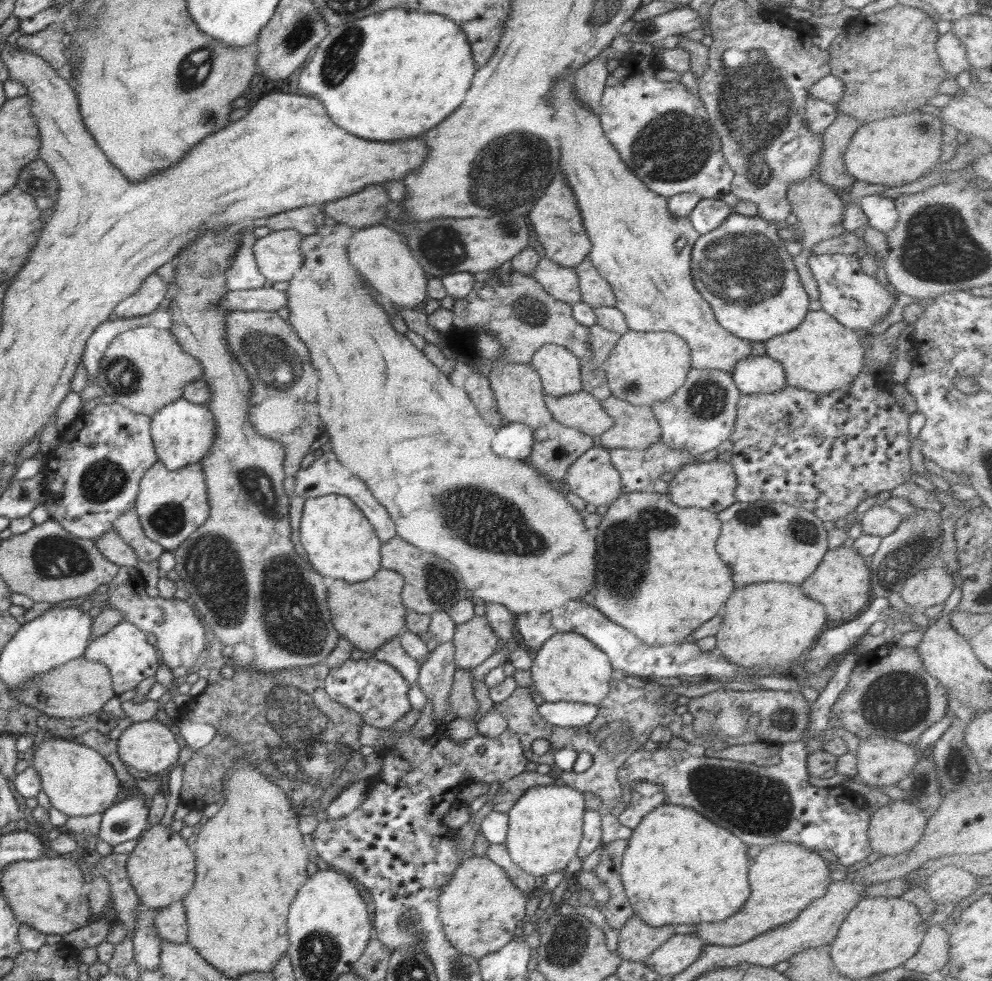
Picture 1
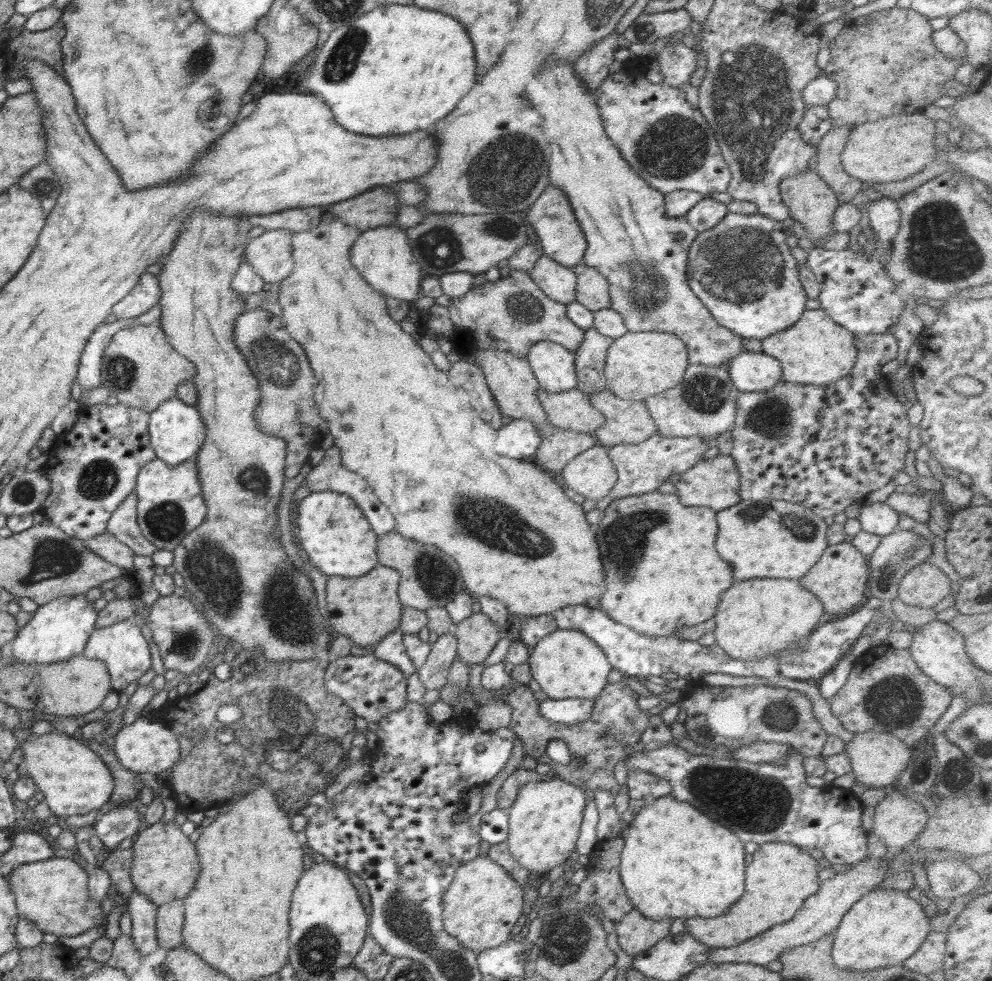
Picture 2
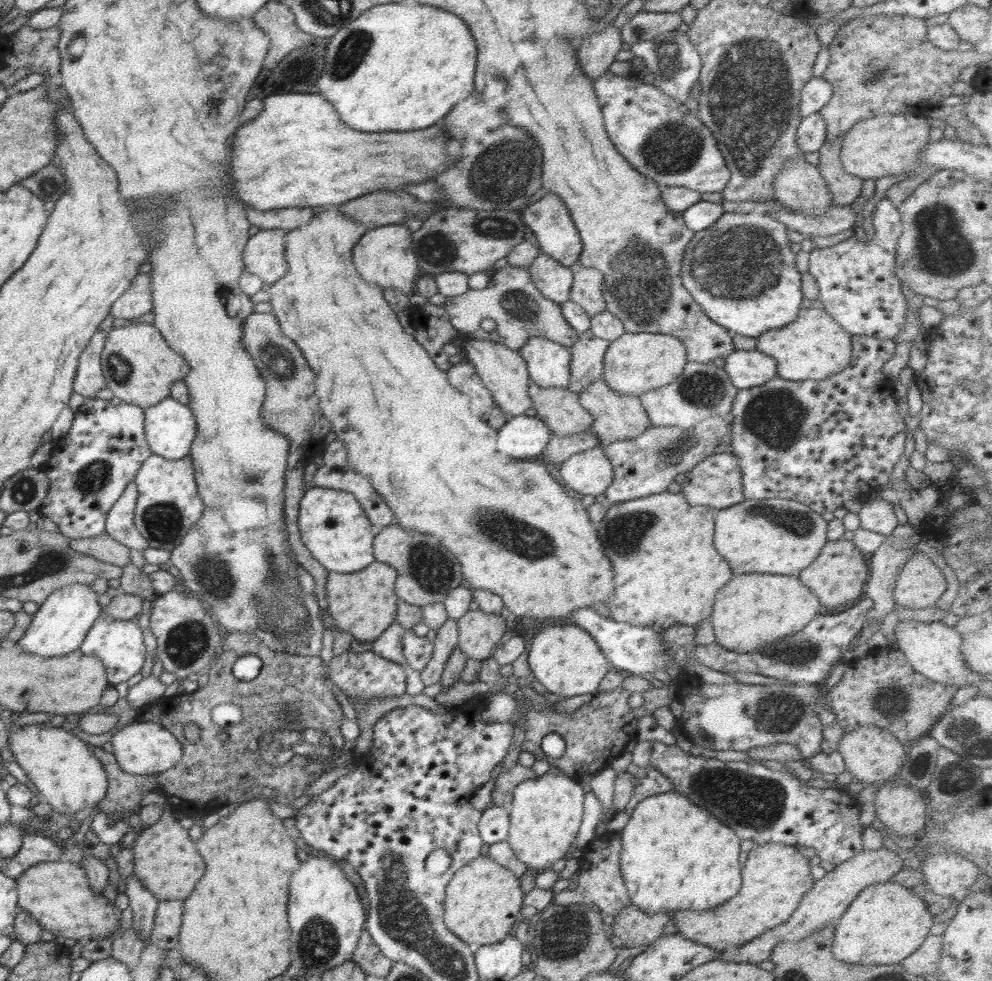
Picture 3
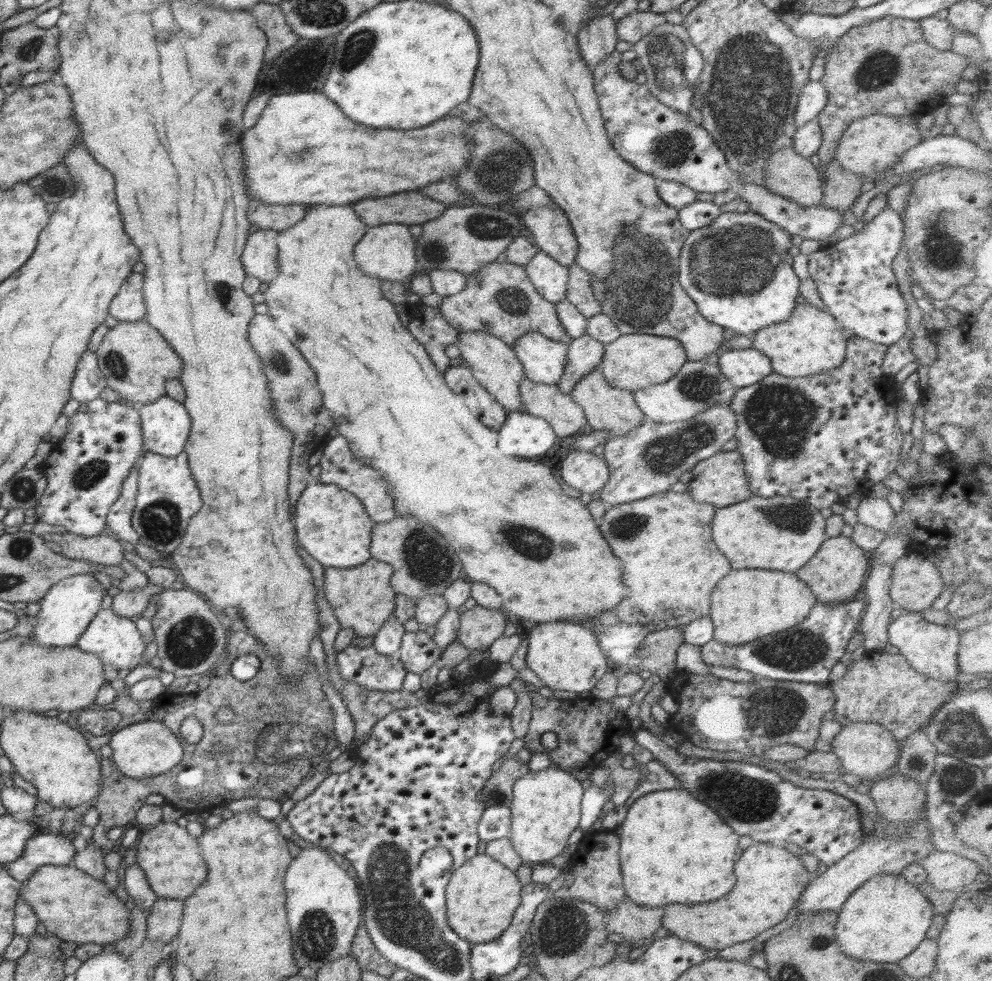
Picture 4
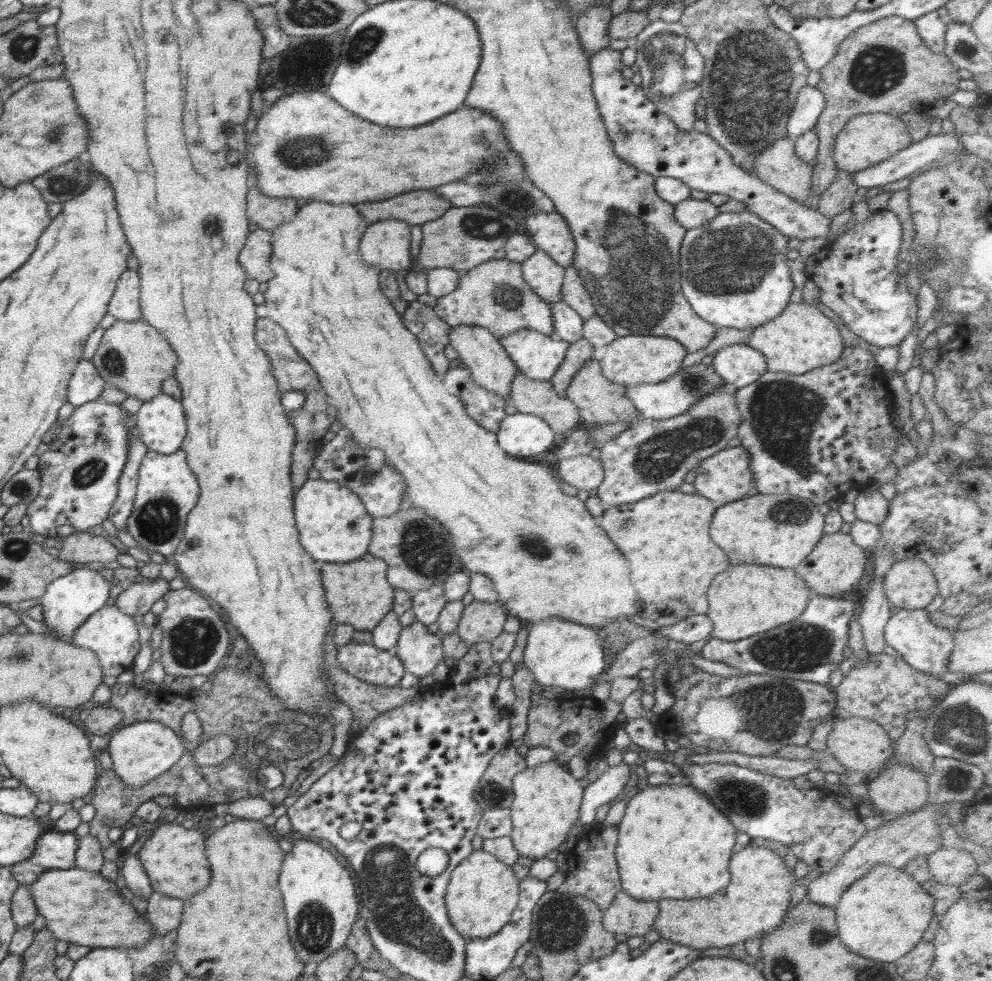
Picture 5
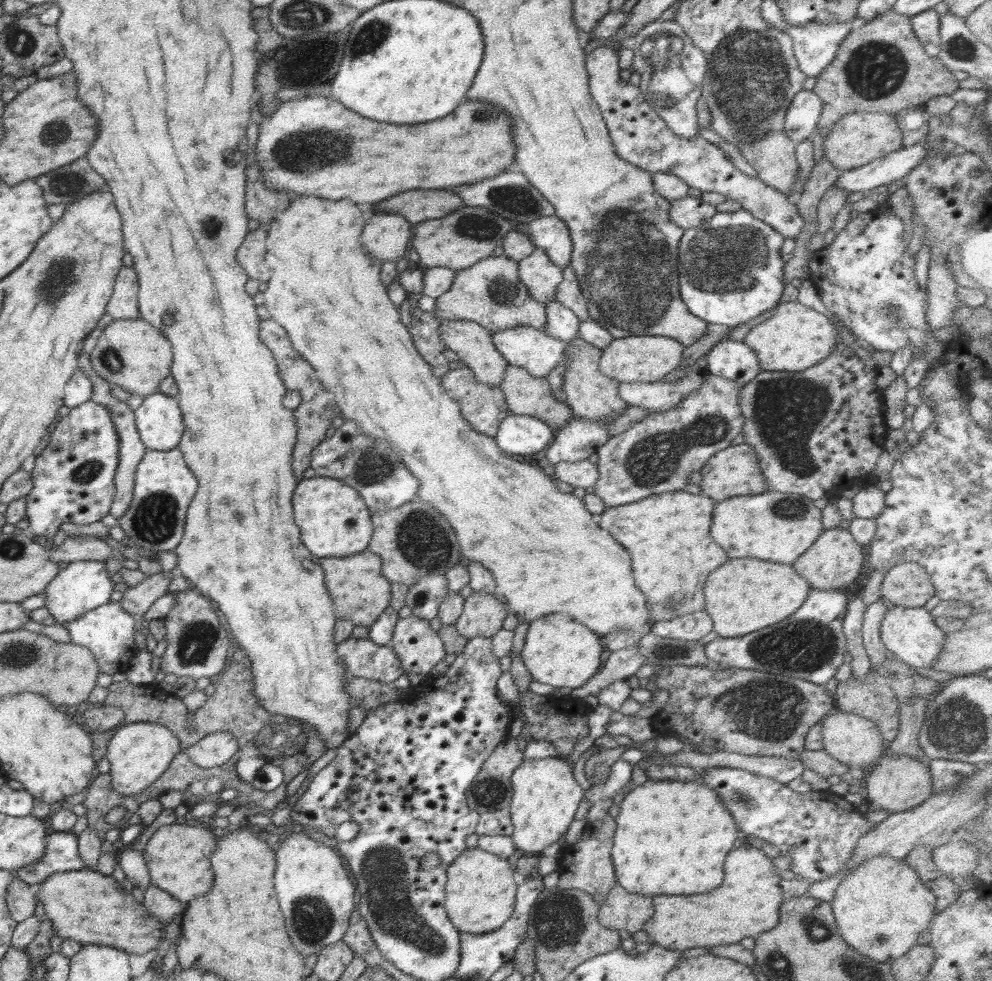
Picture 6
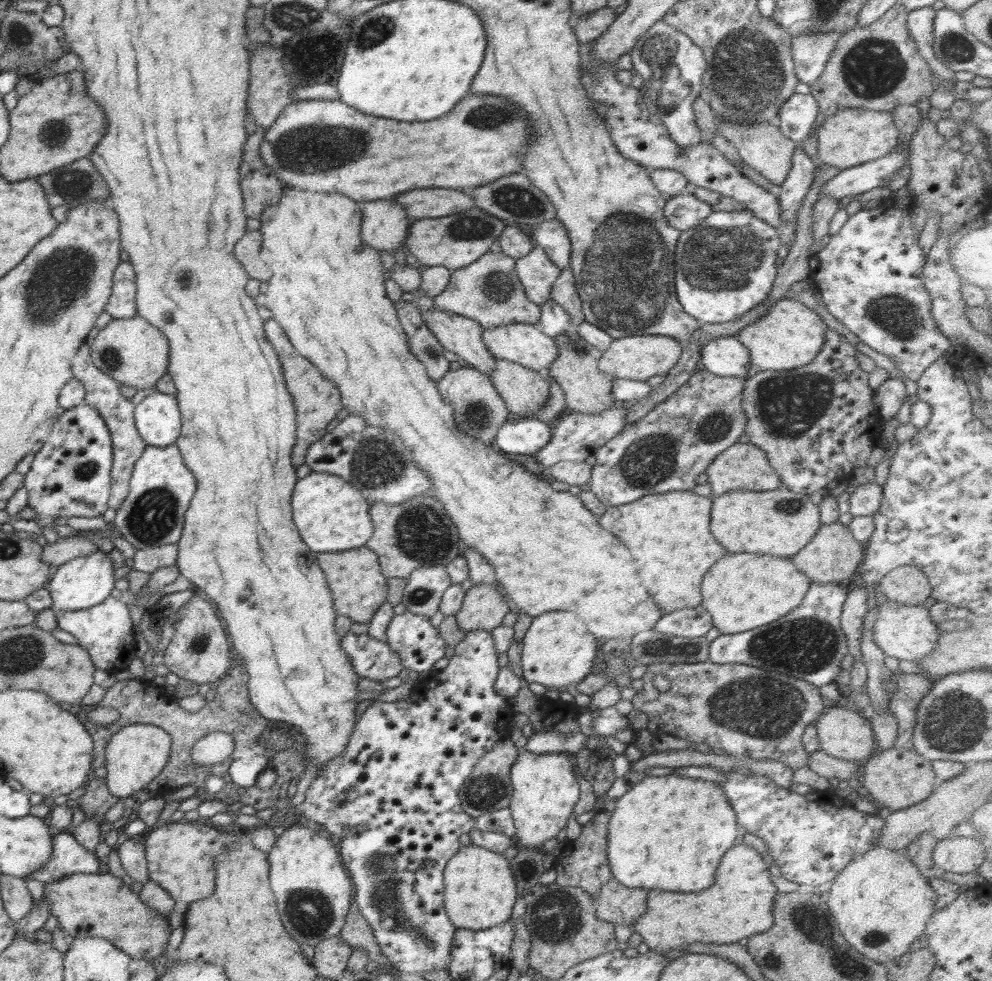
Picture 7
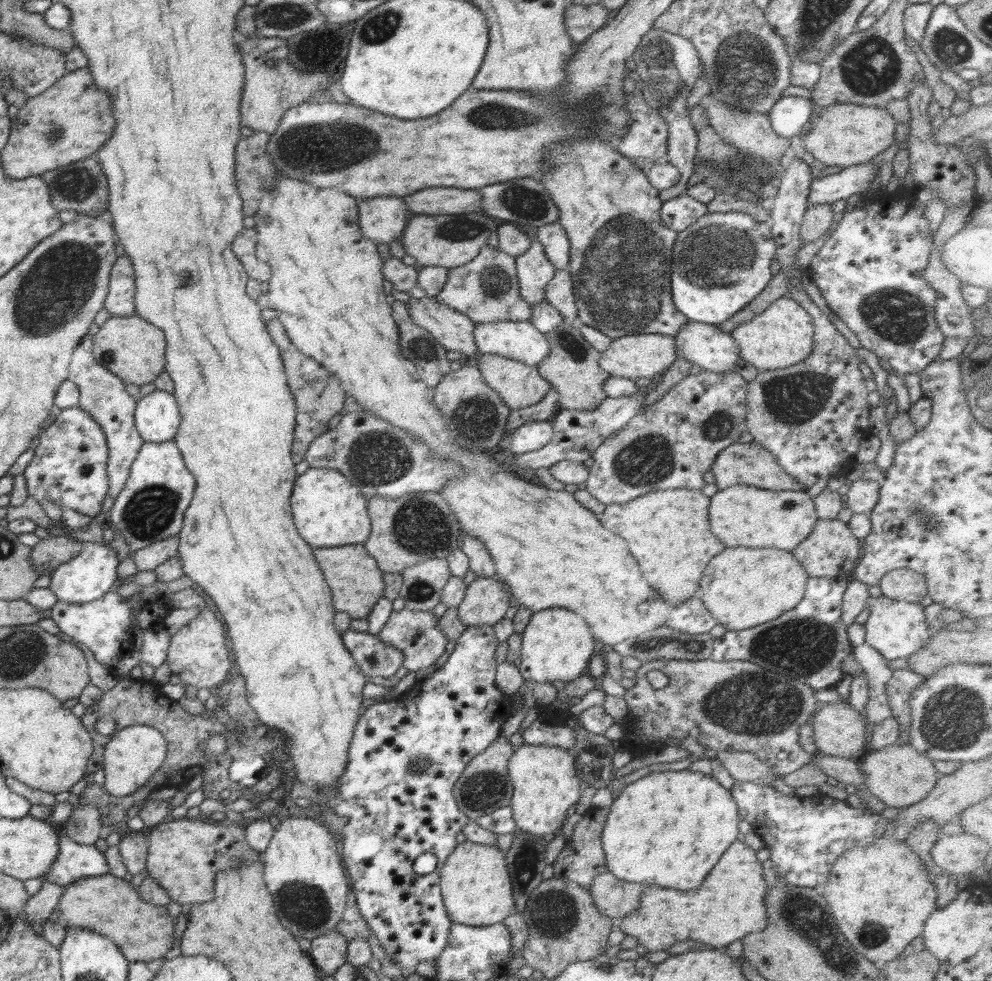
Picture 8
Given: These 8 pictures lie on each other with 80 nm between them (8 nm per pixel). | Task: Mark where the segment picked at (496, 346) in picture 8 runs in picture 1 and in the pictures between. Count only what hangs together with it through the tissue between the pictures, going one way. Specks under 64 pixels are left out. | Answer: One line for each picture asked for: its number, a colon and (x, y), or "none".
1: (559, 369)
2: (553, 365)
3: (548, 363)
4: (544, 361)
5: (537, 355)
6: (538, 353)
7: (523, 343)

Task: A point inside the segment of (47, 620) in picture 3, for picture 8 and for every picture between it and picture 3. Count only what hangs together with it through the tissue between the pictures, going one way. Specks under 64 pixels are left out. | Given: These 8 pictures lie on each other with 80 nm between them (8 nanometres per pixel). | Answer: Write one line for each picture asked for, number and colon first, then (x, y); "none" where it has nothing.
4: (67, 608)
5: (68, 601)
6: (83, 585)
7: (83, 582)
8: (86, 577)

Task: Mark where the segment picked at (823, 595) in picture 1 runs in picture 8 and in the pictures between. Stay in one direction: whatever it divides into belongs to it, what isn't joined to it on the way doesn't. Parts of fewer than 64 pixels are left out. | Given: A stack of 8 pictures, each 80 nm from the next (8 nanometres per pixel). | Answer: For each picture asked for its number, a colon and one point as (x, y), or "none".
2: (839, 578)
3: (837, 576)
4: (835, 574)
5: (835, 566)
6: (834, 560)
7: (833, 555)
8: (831, 550)

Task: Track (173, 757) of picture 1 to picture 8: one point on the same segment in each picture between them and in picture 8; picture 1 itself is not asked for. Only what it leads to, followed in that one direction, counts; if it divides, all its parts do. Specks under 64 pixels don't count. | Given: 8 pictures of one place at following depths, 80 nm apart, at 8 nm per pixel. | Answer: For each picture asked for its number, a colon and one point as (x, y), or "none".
2: (147, 745)
3: (142, 748)
4: (145, 749)
5: (142, 751)
6: (139, 753)
7: (136, 754)
8: (133, 754)

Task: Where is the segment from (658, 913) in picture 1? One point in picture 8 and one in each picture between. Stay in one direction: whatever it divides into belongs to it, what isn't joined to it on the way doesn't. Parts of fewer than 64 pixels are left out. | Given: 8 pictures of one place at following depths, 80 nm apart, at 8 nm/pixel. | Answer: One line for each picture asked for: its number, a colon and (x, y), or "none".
2: (677, 862)
3: (675, 856)
4: (673, 849)
5: (673, 843)
6: (671, 837)
7: (653, 836)
8: (669, 828)

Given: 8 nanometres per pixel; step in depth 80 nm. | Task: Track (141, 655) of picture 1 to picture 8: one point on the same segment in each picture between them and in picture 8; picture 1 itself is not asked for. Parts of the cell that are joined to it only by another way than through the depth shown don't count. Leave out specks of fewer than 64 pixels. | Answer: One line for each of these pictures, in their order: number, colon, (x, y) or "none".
2: (121, 646)
3: (119, 644)
4: (114, 638)
5: (112, 635)
6: (107, 631)
7: (106, 631)
8: (104, 626)

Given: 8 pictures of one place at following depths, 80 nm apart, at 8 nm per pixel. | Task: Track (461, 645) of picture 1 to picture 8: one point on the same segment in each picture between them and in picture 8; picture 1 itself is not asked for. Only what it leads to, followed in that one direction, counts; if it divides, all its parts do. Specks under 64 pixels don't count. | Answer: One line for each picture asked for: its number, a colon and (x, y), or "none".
2: (477, 635)
3: (479, 632)
4: (478, 627)
5: (480, 621)
6: (483, 613)
7: (484, 606)
8: (486, 600)

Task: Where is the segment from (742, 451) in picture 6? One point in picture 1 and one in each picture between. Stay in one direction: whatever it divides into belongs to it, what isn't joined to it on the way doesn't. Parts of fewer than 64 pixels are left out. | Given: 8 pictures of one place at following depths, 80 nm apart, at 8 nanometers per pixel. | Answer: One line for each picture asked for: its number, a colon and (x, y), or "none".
1: (710, 485)
2: (714, 483)
3: (716, 482)
4: (720, 480)
5: (725, 477)

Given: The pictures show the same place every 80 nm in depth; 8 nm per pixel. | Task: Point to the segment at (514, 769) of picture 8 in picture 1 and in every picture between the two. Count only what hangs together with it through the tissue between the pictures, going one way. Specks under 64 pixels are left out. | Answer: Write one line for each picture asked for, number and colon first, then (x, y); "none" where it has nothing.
1: (545, 824)
2: (544, 820)
3: (545, 813)
4: (546, 807)
5: (547, 798)
6: (545, 797)
7: (545, 790)

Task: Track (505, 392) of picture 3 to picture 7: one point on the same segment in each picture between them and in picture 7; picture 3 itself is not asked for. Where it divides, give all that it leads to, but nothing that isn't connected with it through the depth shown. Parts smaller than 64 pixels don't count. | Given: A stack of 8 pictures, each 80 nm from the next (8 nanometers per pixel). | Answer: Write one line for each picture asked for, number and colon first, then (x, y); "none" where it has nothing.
4: (494, 364)
5: (491, 367)
6: (471, 342)
7: (463, 336)

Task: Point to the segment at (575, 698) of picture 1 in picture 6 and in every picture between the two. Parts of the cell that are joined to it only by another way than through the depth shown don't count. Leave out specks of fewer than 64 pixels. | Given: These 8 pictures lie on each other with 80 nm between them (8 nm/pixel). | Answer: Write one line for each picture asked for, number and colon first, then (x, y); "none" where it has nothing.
2: (566, 663)
3: (564, 658)
4: (565, 655)
5: (567, 656)
6: (559, 651)

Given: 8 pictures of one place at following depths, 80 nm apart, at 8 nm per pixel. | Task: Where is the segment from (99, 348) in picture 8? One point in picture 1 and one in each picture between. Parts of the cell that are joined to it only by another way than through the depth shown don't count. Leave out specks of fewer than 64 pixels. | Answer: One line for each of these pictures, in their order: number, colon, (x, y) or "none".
1: (144, 369)
2: (141, 369)
3: (139, 367)
4: (136, 361)
5: (134, 357)
6: (131, 353)
7: (131, 351)

